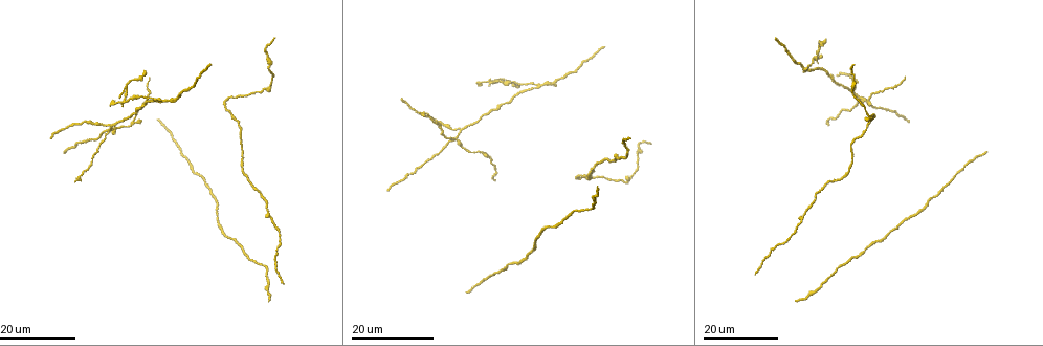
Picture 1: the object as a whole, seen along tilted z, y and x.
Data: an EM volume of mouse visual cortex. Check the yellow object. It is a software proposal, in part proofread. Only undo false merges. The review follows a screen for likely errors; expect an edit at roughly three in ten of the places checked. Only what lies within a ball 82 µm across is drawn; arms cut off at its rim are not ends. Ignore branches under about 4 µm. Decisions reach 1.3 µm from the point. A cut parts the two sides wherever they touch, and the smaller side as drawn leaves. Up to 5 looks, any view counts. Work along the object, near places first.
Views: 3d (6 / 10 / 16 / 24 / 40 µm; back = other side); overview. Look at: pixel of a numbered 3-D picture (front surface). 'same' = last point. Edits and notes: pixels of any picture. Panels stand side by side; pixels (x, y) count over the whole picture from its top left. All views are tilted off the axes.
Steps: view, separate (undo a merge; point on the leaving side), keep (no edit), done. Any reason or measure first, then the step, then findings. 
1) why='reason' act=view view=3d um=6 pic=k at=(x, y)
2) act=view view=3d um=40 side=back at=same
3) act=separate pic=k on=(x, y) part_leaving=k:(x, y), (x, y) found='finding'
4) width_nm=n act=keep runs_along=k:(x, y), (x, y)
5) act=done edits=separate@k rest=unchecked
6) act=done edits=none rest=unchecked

act=view view=3d um=24 pic=1 at=(223, 102)

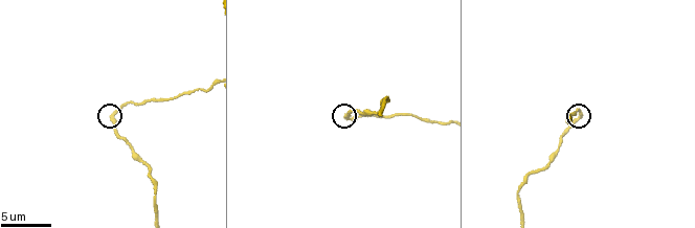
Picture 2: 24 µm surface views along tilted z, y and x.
act=view view=3d um=10 pic=2 at=(345, 117)

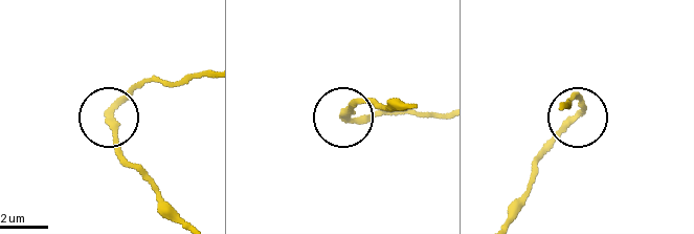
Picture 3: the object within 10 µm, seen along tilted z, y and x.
side_arm_um=35 act=separate pic=3 on=(132, 86) found='a second neuron is stuck on'

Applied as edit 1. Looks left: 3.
why='four or more arms meet' act=view view=3d um=24 pic=1 at=(456, 137)

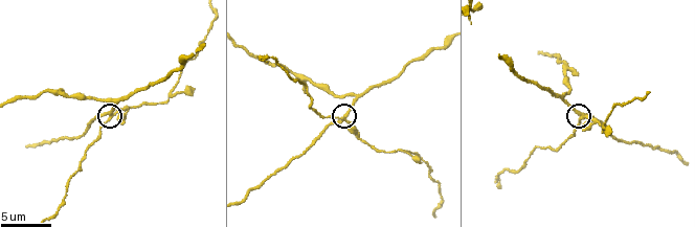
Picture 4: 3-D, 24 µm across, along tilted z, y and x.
act=view view=3d um=10 pic=4 at=(343, 115)

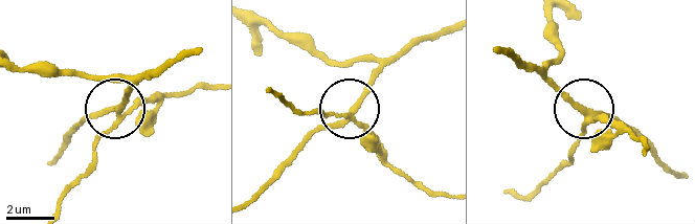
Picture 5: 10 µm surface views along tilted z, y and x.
width_nm=230 act=separate pic=5 on=(150, 129) part_leaving=5:(590, 118), (628, 130), (644, 154) found='a second neuron is stuck on'

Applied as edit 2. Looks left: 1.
act=done edits=separate@3,separate@5 rest=unchecked

